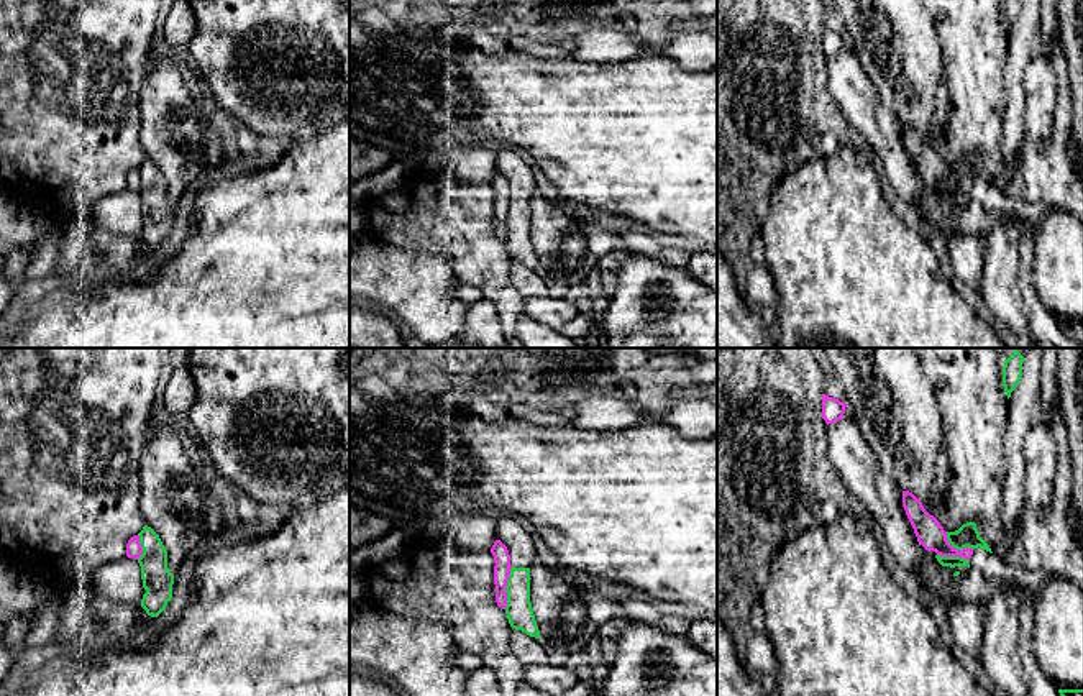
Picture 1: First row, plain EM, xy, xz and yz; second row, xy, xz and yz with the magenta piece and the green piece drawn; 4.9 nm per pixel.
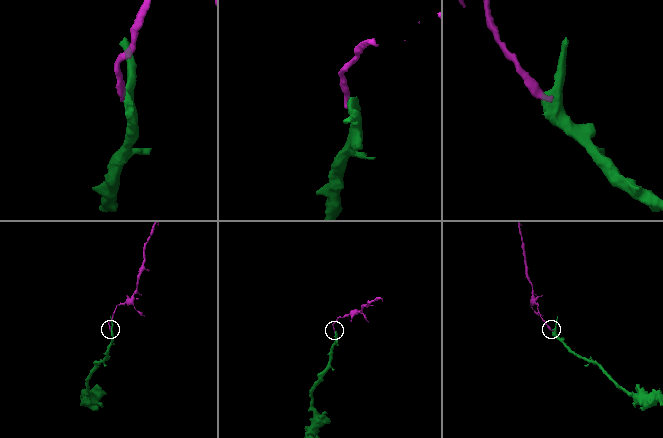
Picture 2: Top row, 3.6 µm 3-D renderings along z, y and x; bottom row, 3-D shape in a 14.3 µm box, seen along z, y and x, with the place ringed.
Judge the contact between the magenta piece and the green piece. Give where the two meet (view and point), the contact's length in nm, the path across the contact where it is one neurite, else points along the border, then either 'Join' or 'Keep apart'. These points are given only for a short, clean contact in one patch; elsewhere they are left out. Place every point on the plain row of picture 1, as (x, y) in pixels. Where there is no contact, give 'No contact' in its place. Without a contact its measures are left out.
Touches magenta at xz (504, 220). Shared border 220 nm. Boundary: xz (512, 199), (507, 209), (504, 240). Keep apart

